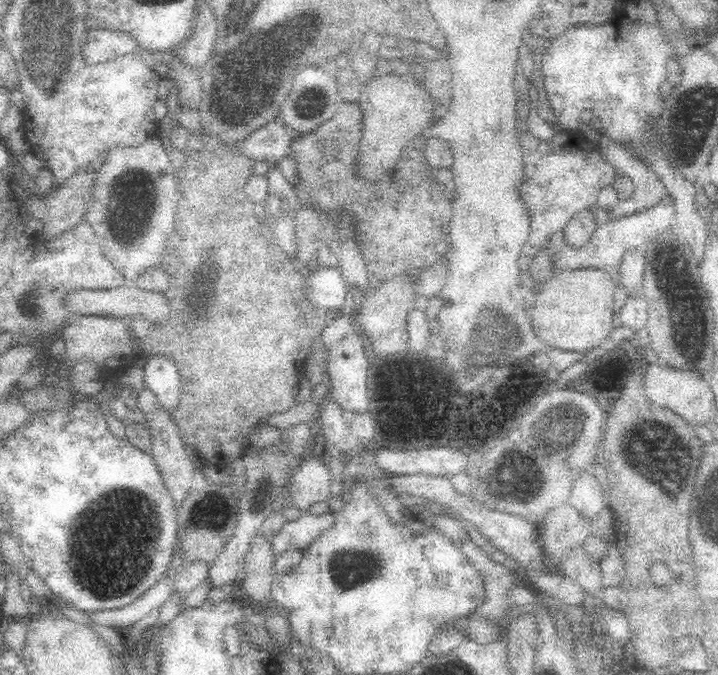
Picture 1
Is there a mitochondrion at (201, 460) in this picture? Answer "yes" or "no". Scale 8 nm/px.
no

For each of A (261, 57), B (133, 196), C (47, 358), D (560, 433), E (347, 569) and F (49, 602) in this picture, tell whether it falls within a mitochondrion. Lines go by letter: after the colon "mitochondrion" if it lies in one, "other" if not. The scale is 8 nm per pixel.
A: mitochondrion
B: mitochondrion
C: other
D: mitochondrion
E: mitochondrion
F: other

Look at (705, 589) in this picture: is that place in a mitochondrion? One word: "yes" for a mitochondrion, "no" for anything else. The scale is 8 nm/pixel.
no

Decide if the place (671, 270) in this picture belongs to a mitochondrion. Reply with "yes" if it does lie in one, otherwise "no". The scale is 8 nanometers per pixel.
yes

